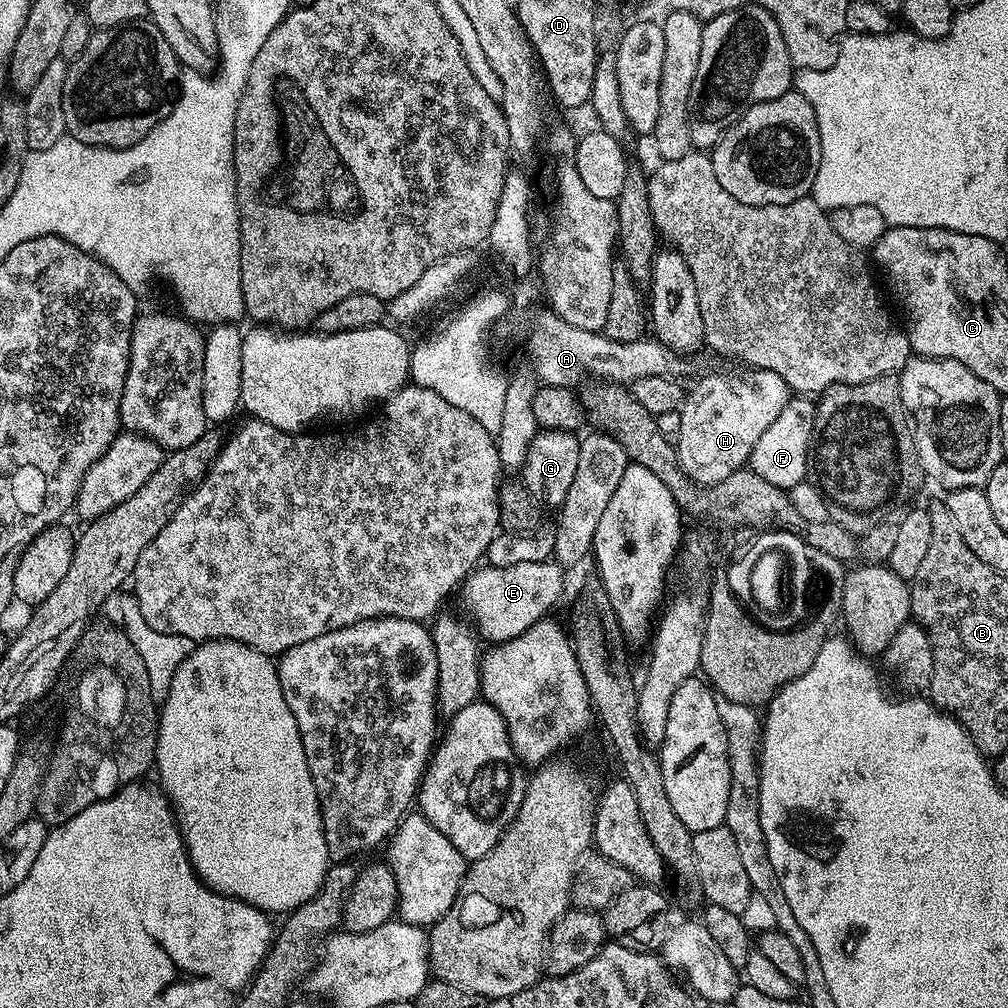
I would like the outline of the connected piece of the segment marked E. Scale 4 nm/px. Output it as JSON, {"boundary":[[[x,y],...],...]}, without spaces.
{"boundary":[[[552,560],[518,562],[518,566],[505,568],[480,566],[468,573],[458,597],[474,621],[475,631],[485,641],[503,644],[505,640],[518,638],[551,613],[548,611],[564,592],[564,572],[565,569]]]}

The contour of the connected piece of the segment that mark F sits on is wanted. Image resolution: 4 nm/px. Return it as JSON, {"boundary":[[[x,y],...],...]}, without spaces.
{"boundary":[[[793,395],[778,418],[763,431],[758,442],[754,442],[750,471],[785,490],[798,486],[810,472],[812,435],[816,431],[816,404],[808,400],[811,399],[807,395]]]}

